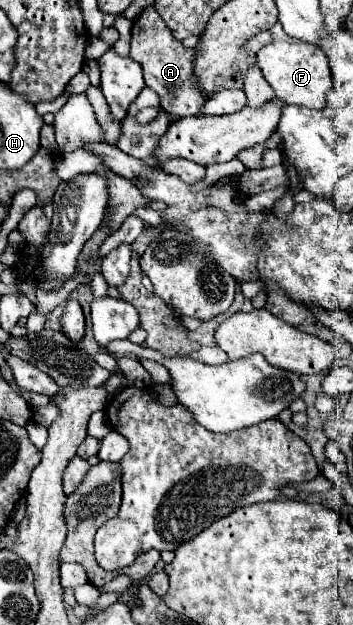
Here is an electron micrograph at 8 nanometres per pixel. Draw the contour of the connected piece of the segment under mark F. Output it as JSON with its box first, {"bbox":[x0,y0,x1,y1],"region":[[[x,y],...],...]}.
{"bbox":[256,22,332,110],"region":[[[278,22],[268,32],[272,34],[272,42],[256,54],[256,64],[262,70],[266,82],[272,86],[276,98],[286,104],[322,110],[326,106],[326,96],[332,90],[332,74],[326,54],[318,46],[310,46],[286,36]]]}

